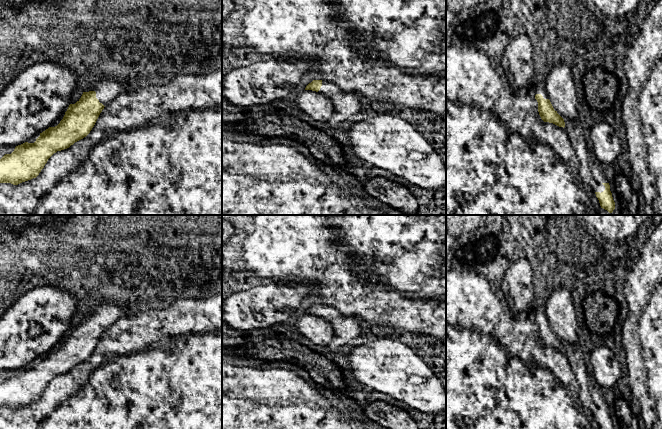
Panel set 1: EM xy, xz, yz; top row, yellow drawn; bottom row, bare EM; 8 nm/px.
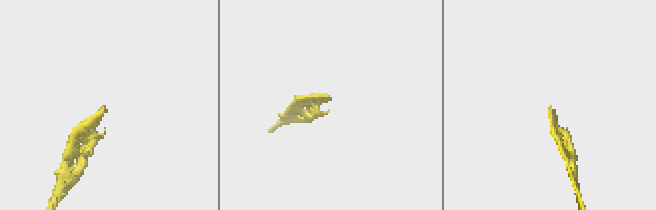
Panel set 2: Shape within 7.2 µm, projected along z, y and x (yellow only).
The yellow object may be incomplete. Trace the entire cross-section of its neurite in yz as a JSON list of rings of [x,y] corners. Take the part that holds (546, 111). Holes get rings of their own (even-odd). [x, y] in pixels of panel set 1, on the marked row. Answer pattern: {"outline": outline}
{"outline": [[[537,82],[535,99],[538,102],[538,112],[544,122],[553,123],[559,127],[565,127],[564,119],[554,110],[549,96],[545,91],[545,82]]]}

